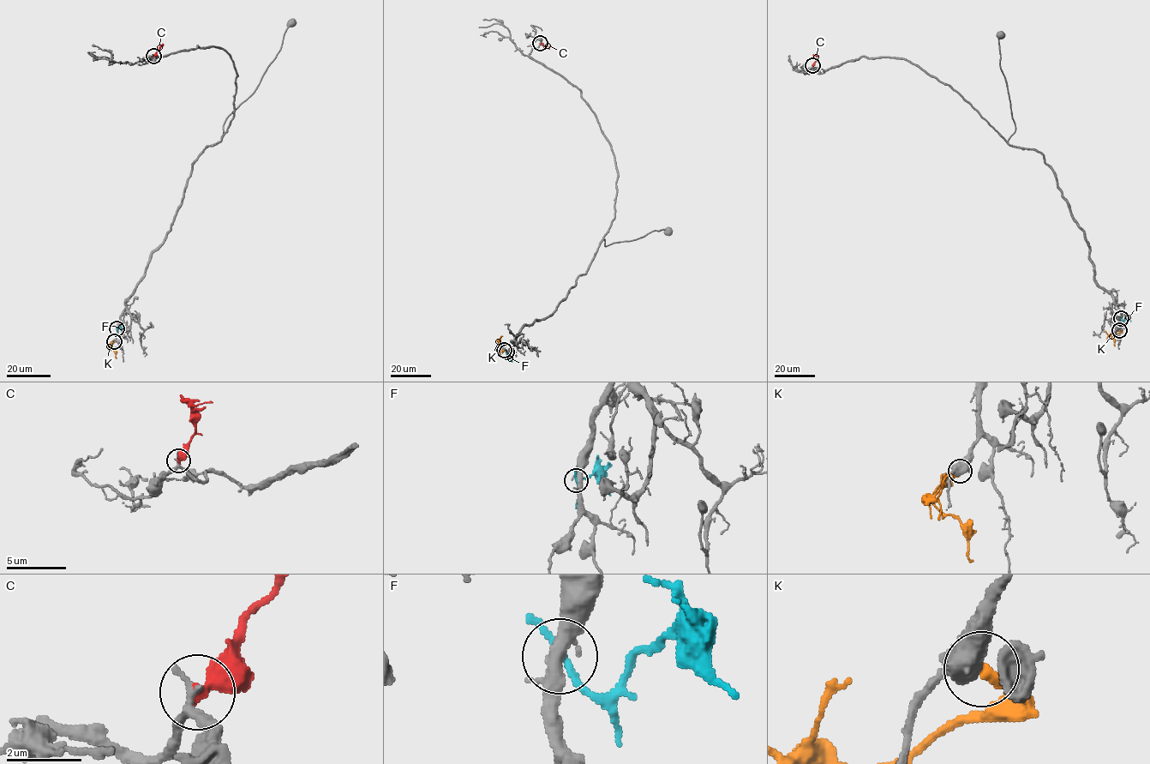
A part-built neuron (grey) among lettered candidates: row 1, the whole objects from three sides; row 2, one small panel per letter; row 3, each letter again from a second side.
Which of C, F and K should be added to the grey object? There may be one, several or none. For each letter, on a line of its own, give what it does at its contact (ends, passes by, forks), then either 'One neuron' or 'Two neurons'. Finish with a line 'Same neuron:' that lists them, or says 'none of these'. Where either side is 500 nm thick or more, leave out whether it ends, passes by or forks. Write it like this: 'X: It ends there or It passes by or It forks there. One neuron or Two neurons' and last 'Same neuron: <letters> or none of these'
C: It ends there. Two neurons
F: It passes by. Two neurons
K: Two neurons
Same neuron: none of these

